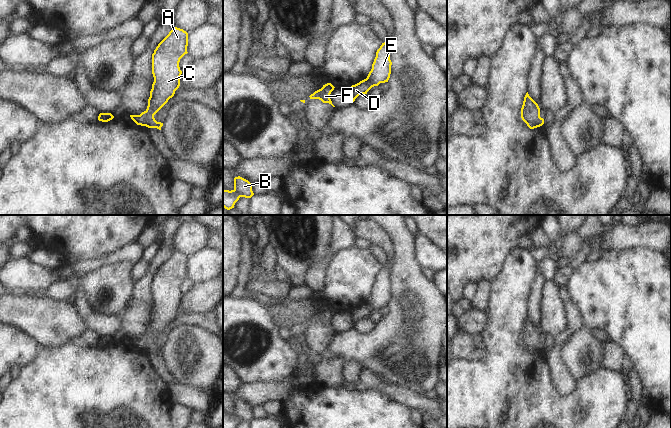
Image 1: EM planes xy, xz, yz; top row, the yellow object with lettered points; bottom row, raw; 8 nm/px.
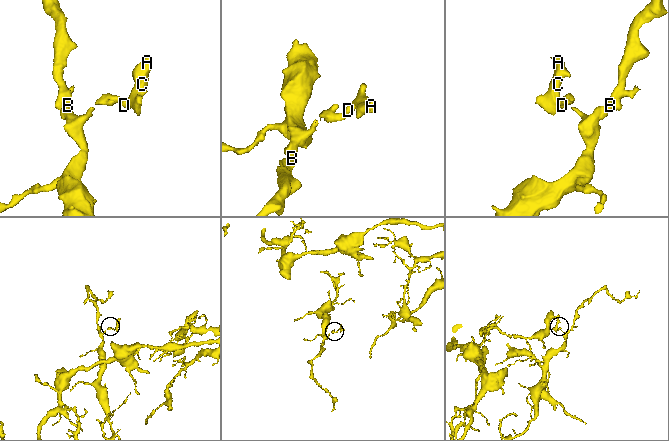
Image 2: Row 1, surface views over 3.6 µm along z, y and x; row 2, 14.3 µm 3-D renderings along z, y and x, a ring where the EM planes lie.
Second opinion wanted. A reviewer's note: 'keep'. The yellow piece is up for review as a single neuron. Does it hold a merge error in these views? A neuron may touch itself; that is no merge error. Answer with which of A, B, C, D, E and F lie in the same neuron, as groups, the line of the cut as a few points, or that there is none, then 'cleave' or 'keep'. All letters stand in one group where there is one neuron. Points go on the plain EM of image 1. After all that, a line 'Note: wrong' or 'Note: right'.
groups A C E / B D F; cut xy (145, 335), (146, 349); cleave
Note: wrong

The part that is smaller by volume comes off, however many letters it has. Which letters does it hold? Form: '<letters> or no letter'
A, C, E

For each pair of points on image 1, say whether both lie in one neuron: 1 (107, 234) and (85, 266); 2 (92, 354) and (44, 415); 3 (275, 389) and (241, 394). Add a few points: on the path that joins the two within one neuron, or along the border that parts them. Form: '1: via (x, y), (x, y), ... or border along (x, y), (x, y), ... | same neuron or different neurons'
1: border along (113, 253), (74, 263) | different neurons
2: via (90, 369), (59, 400) | same neuron
3: via (267, 391), (249, 393) | same neuron

